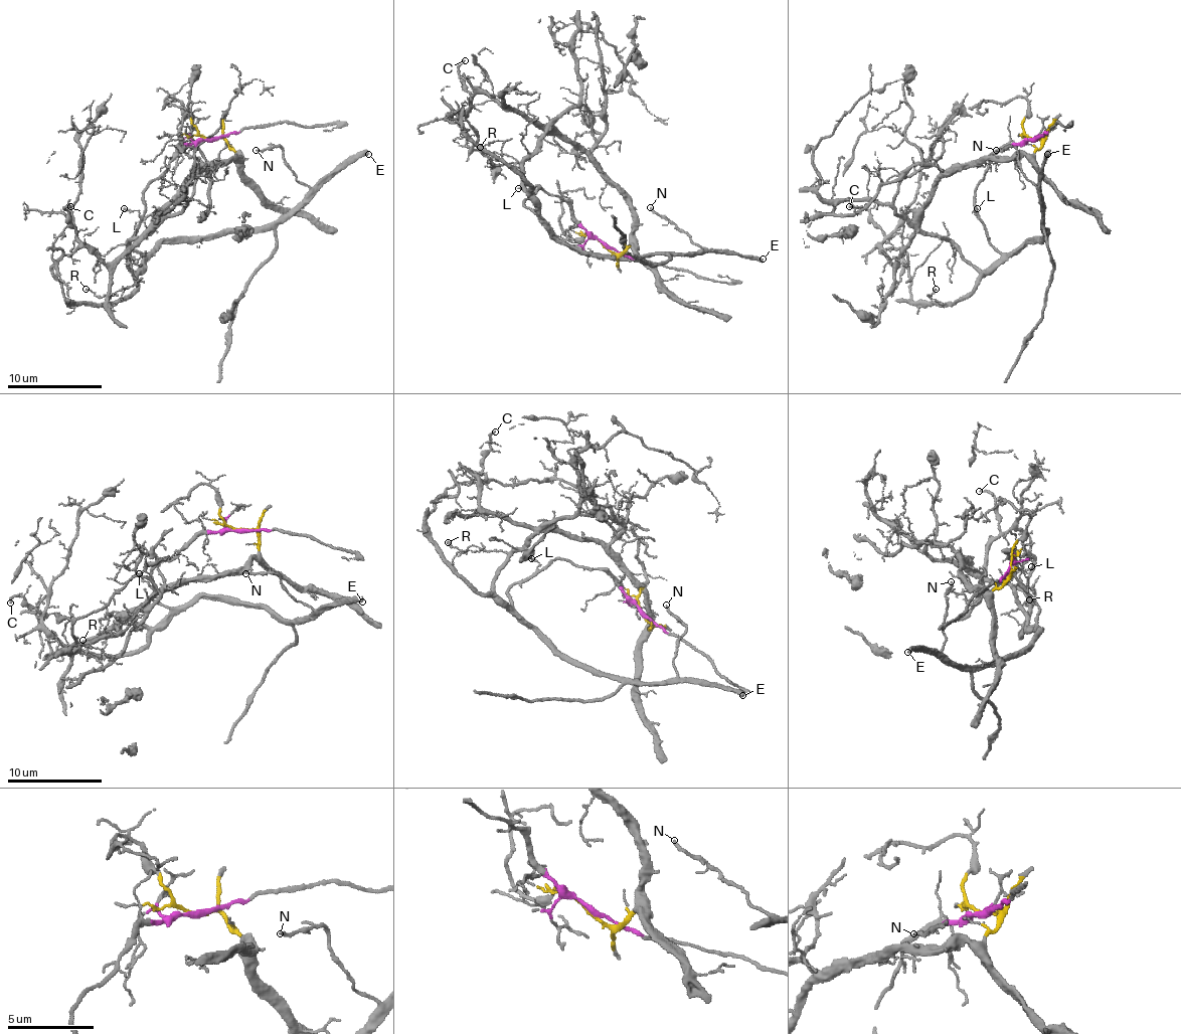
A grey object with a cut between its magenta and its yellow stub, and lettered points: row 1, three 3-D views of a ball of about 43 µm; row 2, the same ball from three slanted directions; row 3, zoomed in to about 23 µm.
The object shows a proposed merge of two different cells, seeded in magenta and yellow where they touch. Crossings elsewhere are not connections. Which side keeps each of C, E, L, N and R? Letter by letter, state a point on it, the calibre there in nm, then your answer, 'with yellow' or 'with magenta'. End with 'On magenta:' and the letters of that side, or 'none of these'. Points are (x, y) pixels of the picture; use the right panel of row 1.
C: (849, 206) | 170 nm | with yellow
E: (1047, 154) | 400 nm | with magenta
L: (977, 208) | 130 nm | with magenta
N: (996, 150) | 170 nm | with magenta
R: (936, 289) | 120 nm | with magenta
On magenta: E, L, N, R

